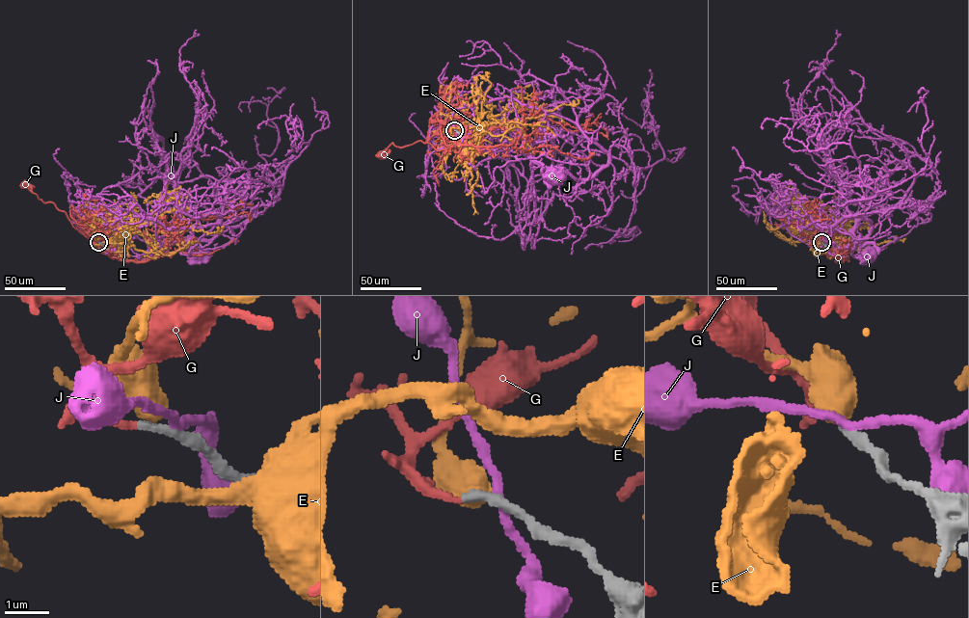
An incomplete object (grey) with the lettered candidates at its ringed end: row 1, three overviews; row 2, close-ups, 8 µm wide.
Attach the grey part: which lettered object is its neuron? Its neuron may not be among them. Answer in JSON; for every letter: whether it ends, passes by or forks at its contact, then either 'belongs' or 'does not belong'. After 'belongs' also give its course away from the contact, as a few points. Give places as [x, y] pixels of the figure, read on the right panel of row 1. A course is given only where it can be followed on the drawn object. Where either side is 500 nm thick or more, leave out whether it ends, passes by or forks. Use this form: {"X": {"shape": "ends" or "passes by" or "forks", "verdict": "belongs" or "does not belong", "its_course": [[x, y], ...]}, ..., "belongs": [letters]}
{"E": {"verdict": "does not belong"}, "G": {"shape": "ends", "verdict": "belongs", "its_course": [[821, 242], [816, 224], [827, 222], [825, 231], [841, 240], [832, 211], [839, 202], [834, 195], [847, 185]]}, "J": {"shape": "passes by", "verdict": "does not belong"}, "belongs": ["G"]}

